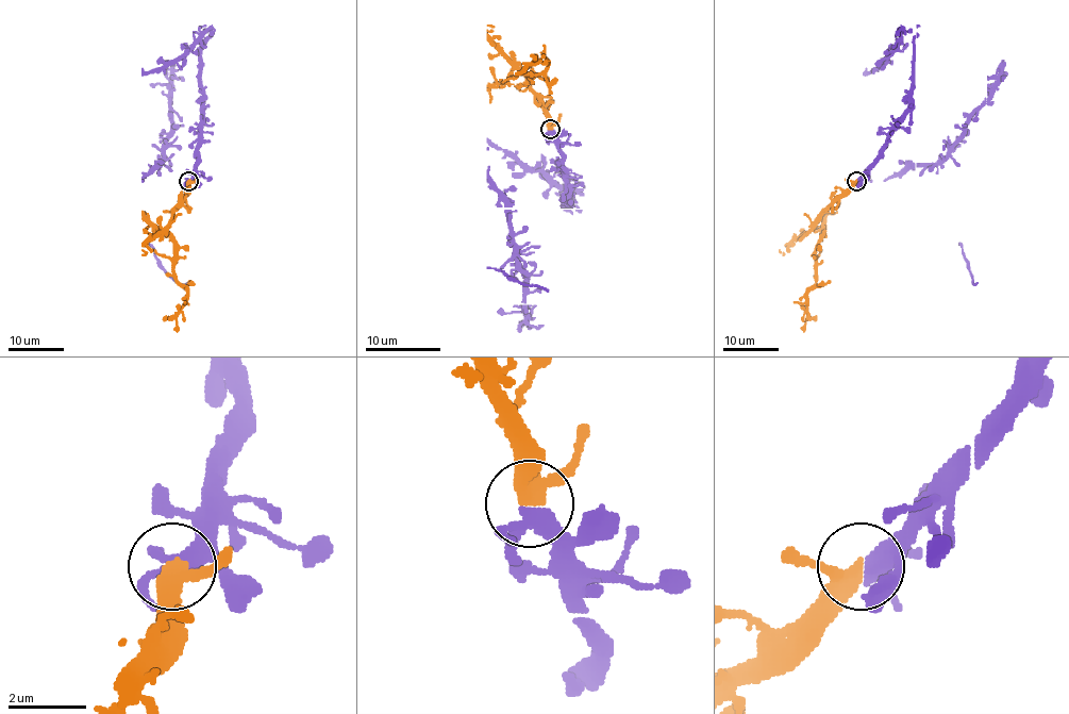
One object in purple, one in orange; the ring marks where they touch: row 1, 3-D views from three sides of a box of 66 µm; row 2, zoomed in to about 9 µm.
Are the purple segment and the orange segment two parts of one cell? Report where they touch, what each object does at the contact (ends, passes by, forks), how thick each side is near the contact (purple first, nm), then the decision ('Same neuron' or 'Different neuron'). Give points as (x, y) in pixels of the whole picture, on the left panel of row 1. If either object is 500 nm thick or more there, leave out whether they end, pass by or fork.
Place: (188, 181). At the ring purple forks. At the ring orange passes by. Thickness 320 nm (purple) against 360 nm. Same neuron

